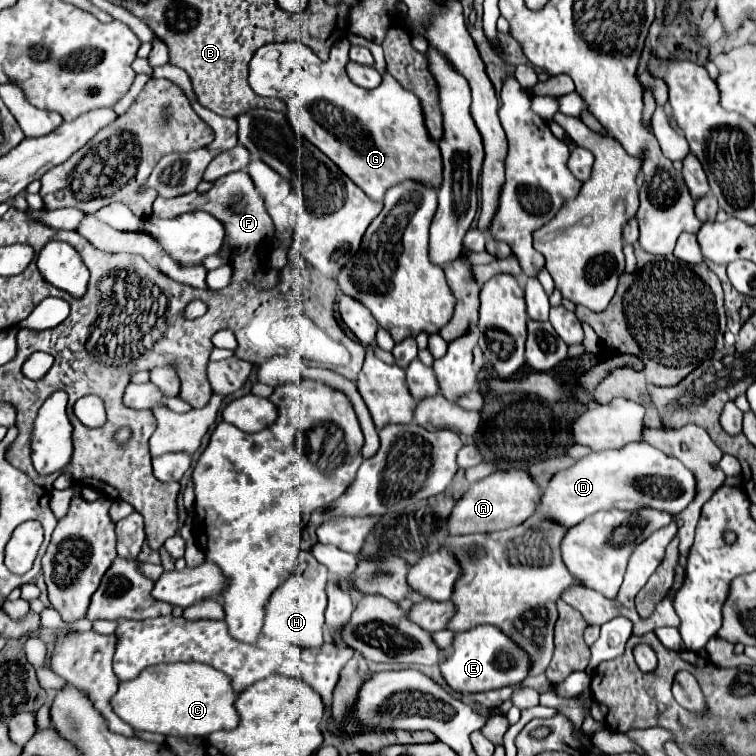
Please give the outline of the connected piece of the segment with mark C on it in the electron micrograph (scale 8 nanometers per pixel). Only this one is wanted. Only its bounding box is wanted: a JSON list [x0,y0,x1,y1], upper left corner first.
[111,664,239,738]

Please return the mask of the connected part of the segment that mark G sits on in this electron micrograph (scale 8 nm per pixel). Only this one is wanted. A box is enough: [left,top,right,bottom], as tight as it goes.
[249,38,441,200]

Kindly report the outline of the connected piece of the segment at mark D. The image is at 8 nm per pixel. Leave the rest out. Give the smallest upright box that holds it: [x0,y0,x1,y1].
[537,442,695,528]

